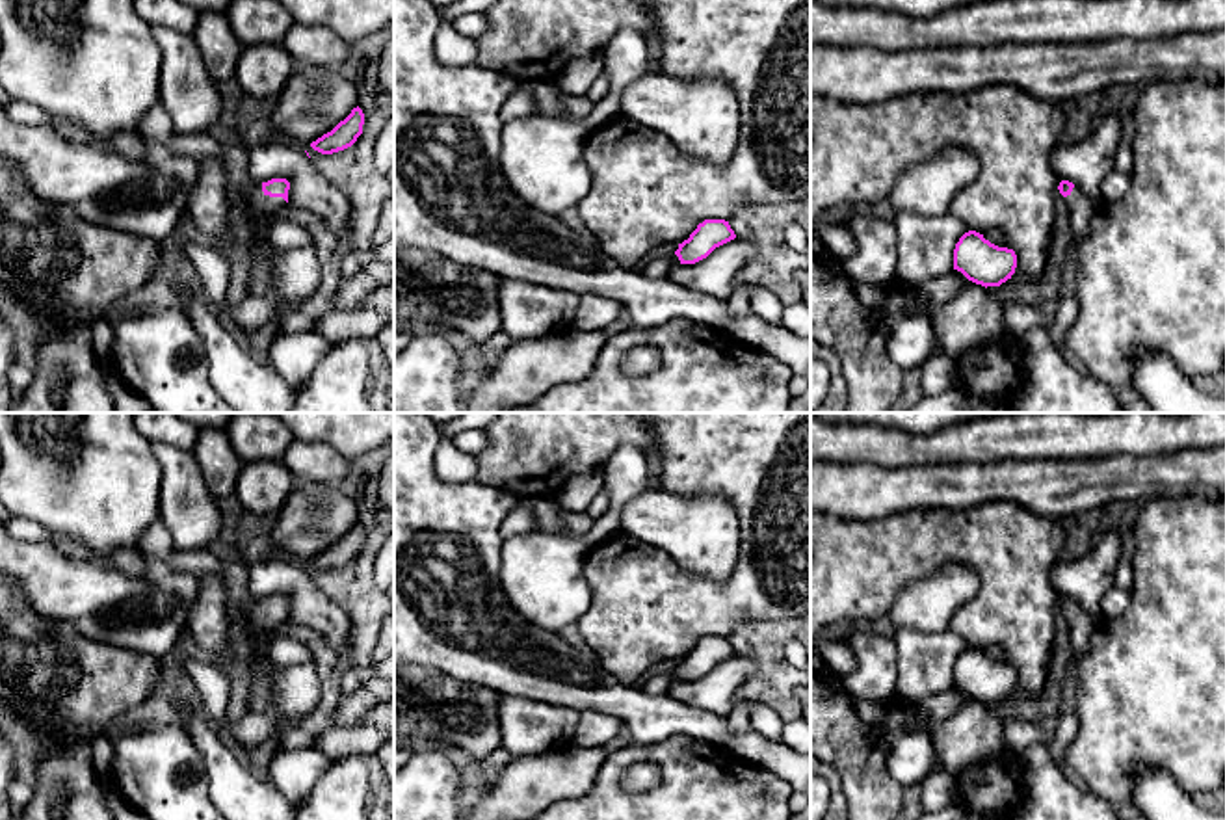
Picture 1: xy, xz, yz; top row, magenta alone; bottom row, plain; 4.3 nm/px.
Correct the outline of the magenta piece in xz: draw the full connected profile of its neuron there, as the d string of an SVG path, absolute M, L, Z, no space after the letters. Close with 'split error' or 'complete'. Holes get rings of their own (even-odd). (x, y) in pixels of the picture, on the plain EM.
M705 636L697 641L697 645L690 651L688 656L678 660L678 666L665 675L658 675L645 684L645 692L651 695L665 695L669 694L671 682L680 681L695 681L706 675L716 664L734 656L736 651L725 636Z; split error

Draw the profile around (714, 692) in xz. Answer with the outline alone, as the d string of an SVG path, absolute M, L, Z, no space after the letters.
M736 653L695 681L673 681L667 695L688 707L727 718L736 701L736 690L755 671L757 662L751 656Z

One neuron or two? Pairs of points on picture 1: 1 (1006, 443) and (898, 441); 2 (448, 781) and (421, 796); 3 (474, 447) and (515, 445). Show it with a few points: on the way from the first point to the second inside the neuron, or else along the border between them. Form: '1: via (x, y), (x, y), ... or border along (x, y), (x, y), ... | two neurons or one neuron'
1: via (980, 443), (924, 445) | one neuron
2: via (441, 783), (428, 794) | one neuron
3: border along (486, 432), (487, 445), (476, 456) | two neurons

